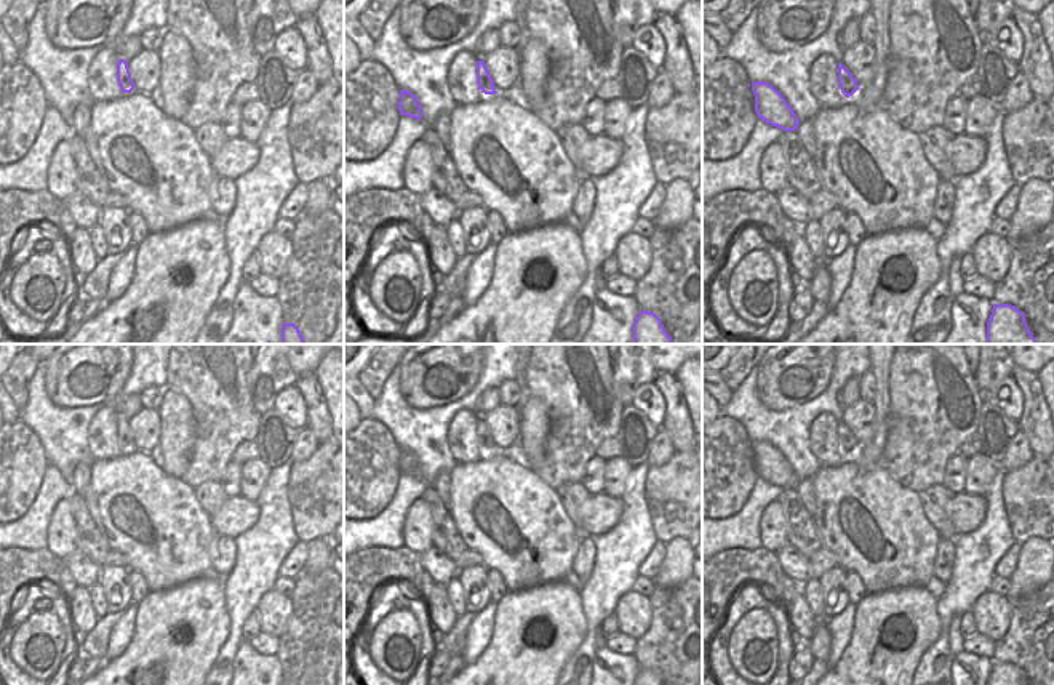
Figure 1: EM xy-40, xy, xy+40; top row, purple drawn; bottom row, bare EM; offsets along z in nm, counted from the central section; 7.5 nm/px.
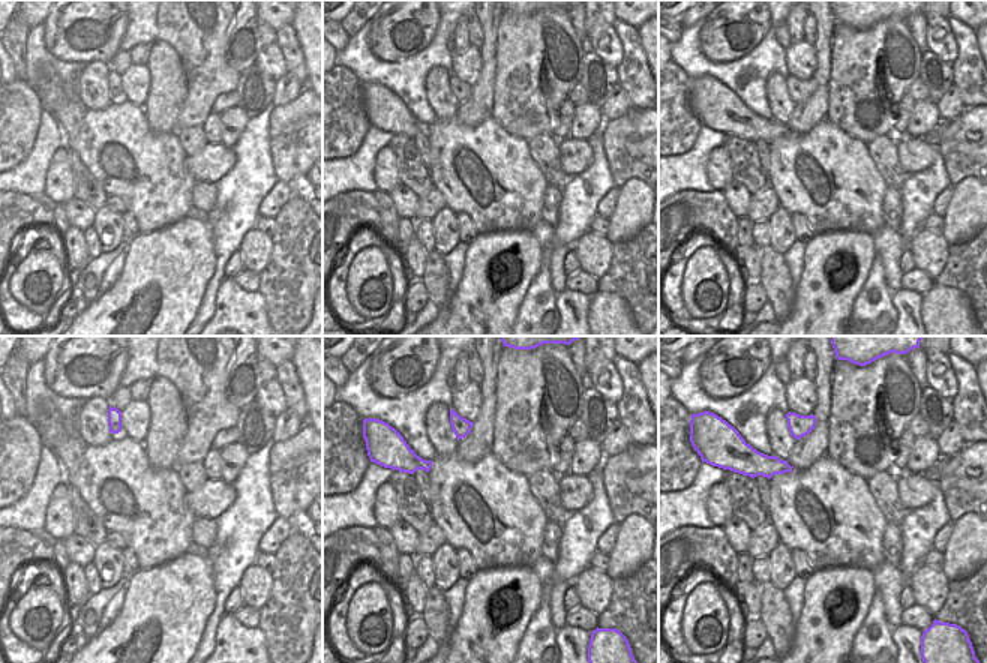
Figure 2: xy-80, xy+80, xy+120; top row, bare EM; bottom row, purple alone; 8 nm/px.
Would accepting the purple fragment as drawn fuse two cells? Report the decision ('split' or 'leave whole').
leave whole

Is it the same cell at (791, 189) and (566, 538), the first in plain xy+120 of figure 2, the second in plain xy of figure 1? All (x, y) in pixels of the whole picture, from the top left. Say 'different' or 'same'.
same

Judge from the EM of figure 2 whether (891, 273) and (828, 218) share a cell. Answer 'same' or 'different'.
different

